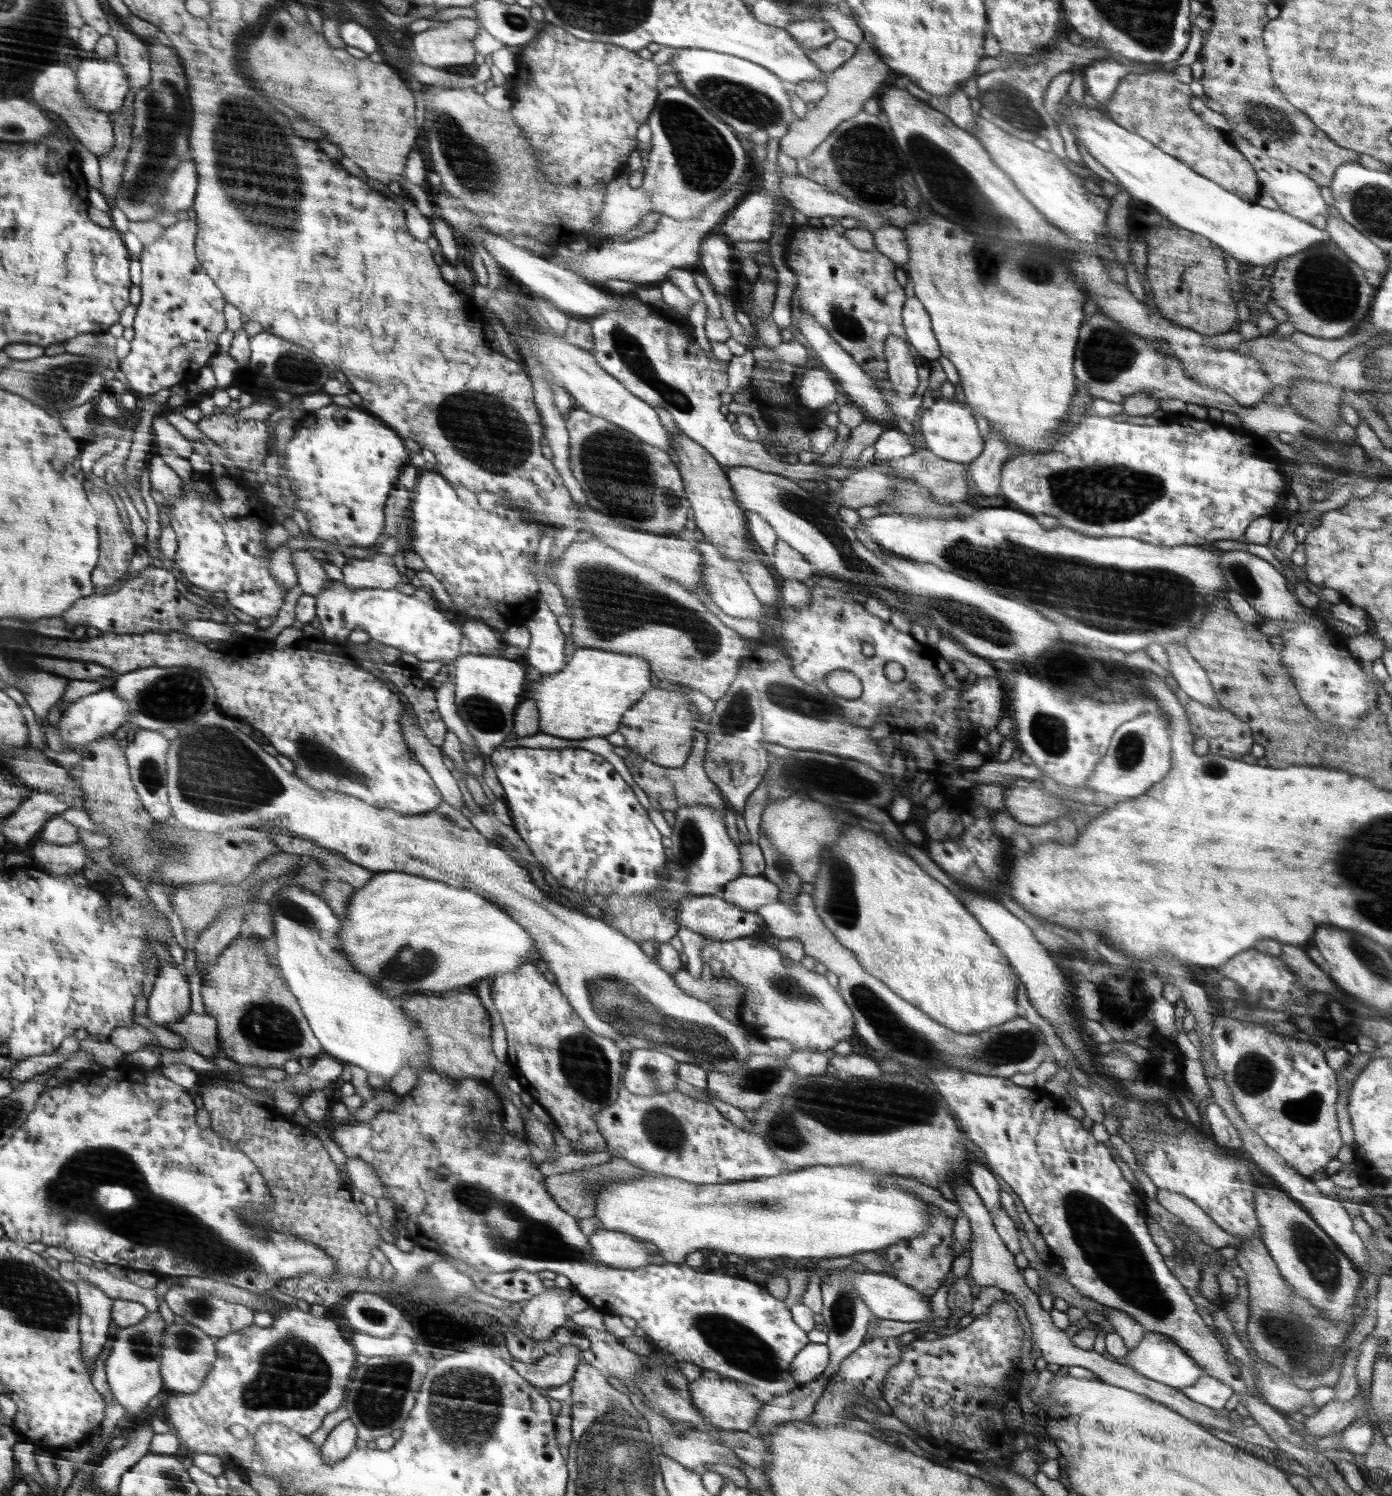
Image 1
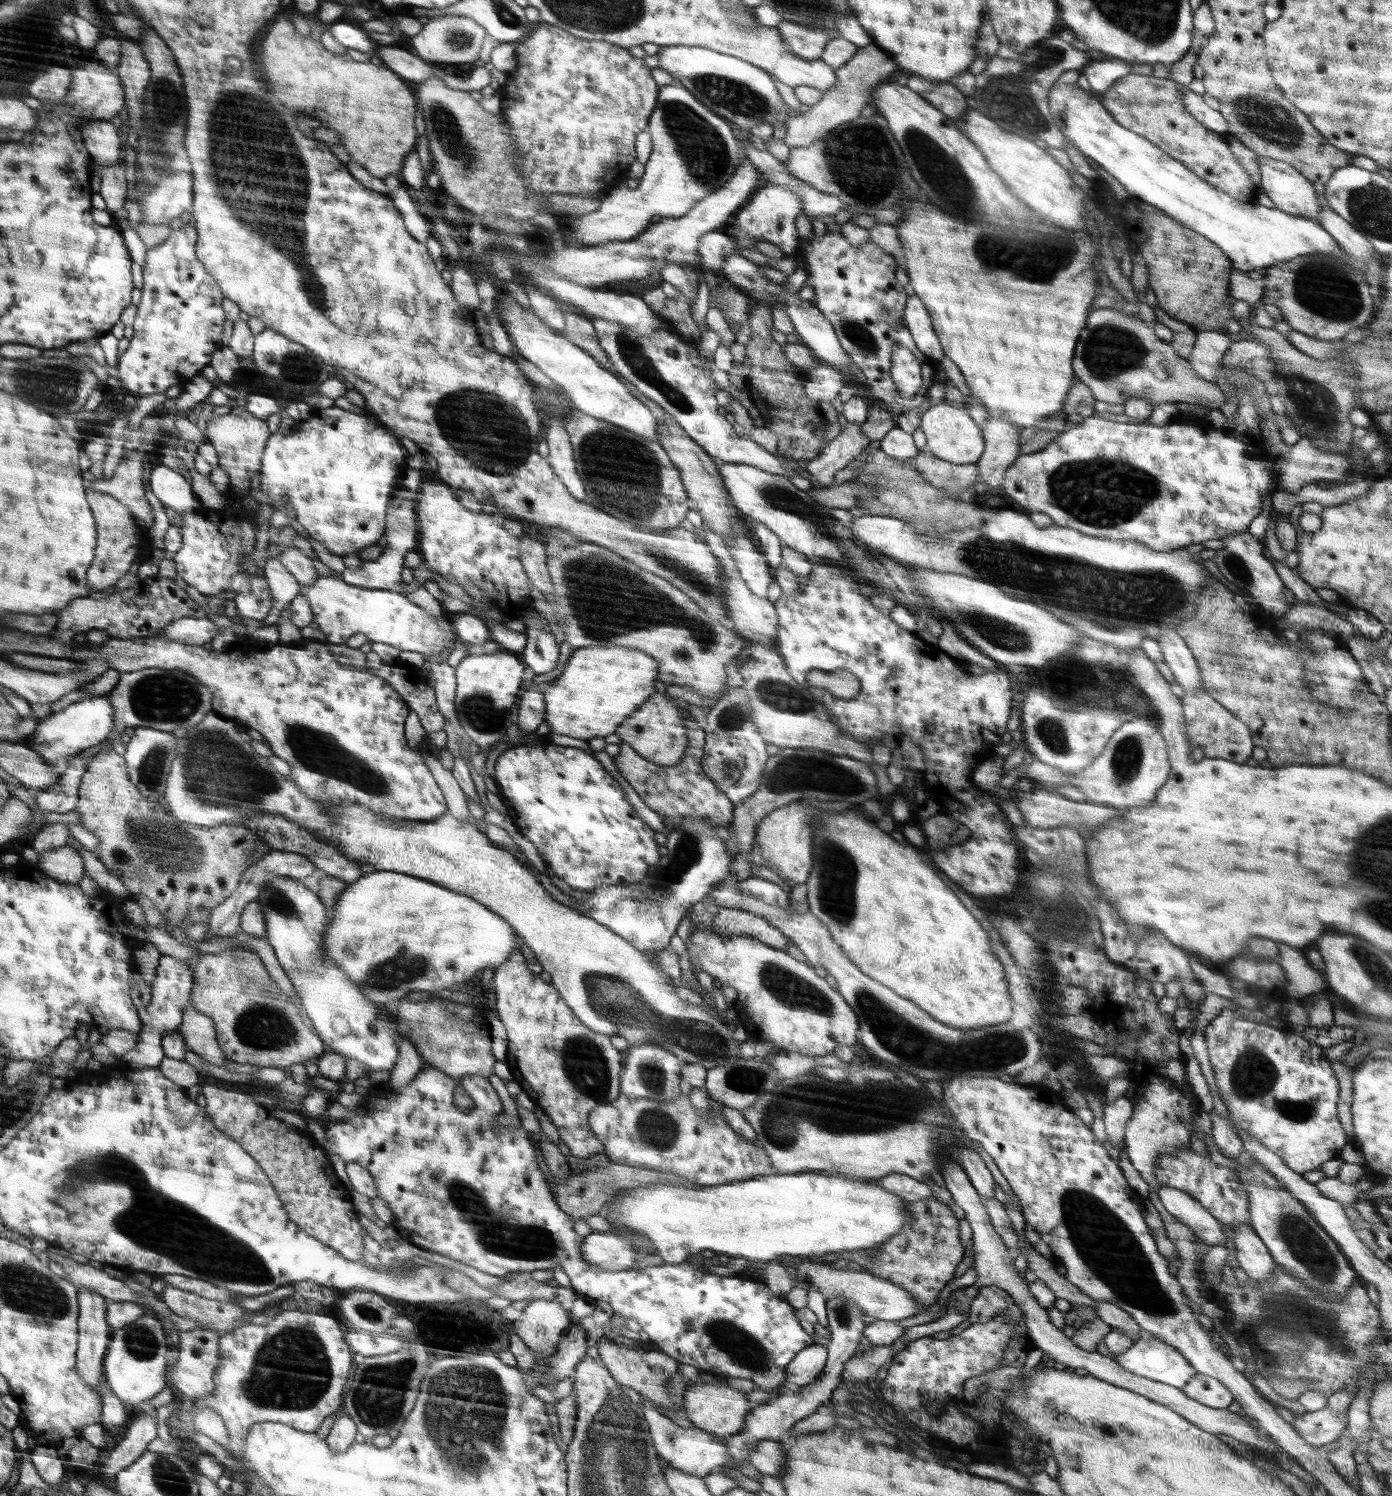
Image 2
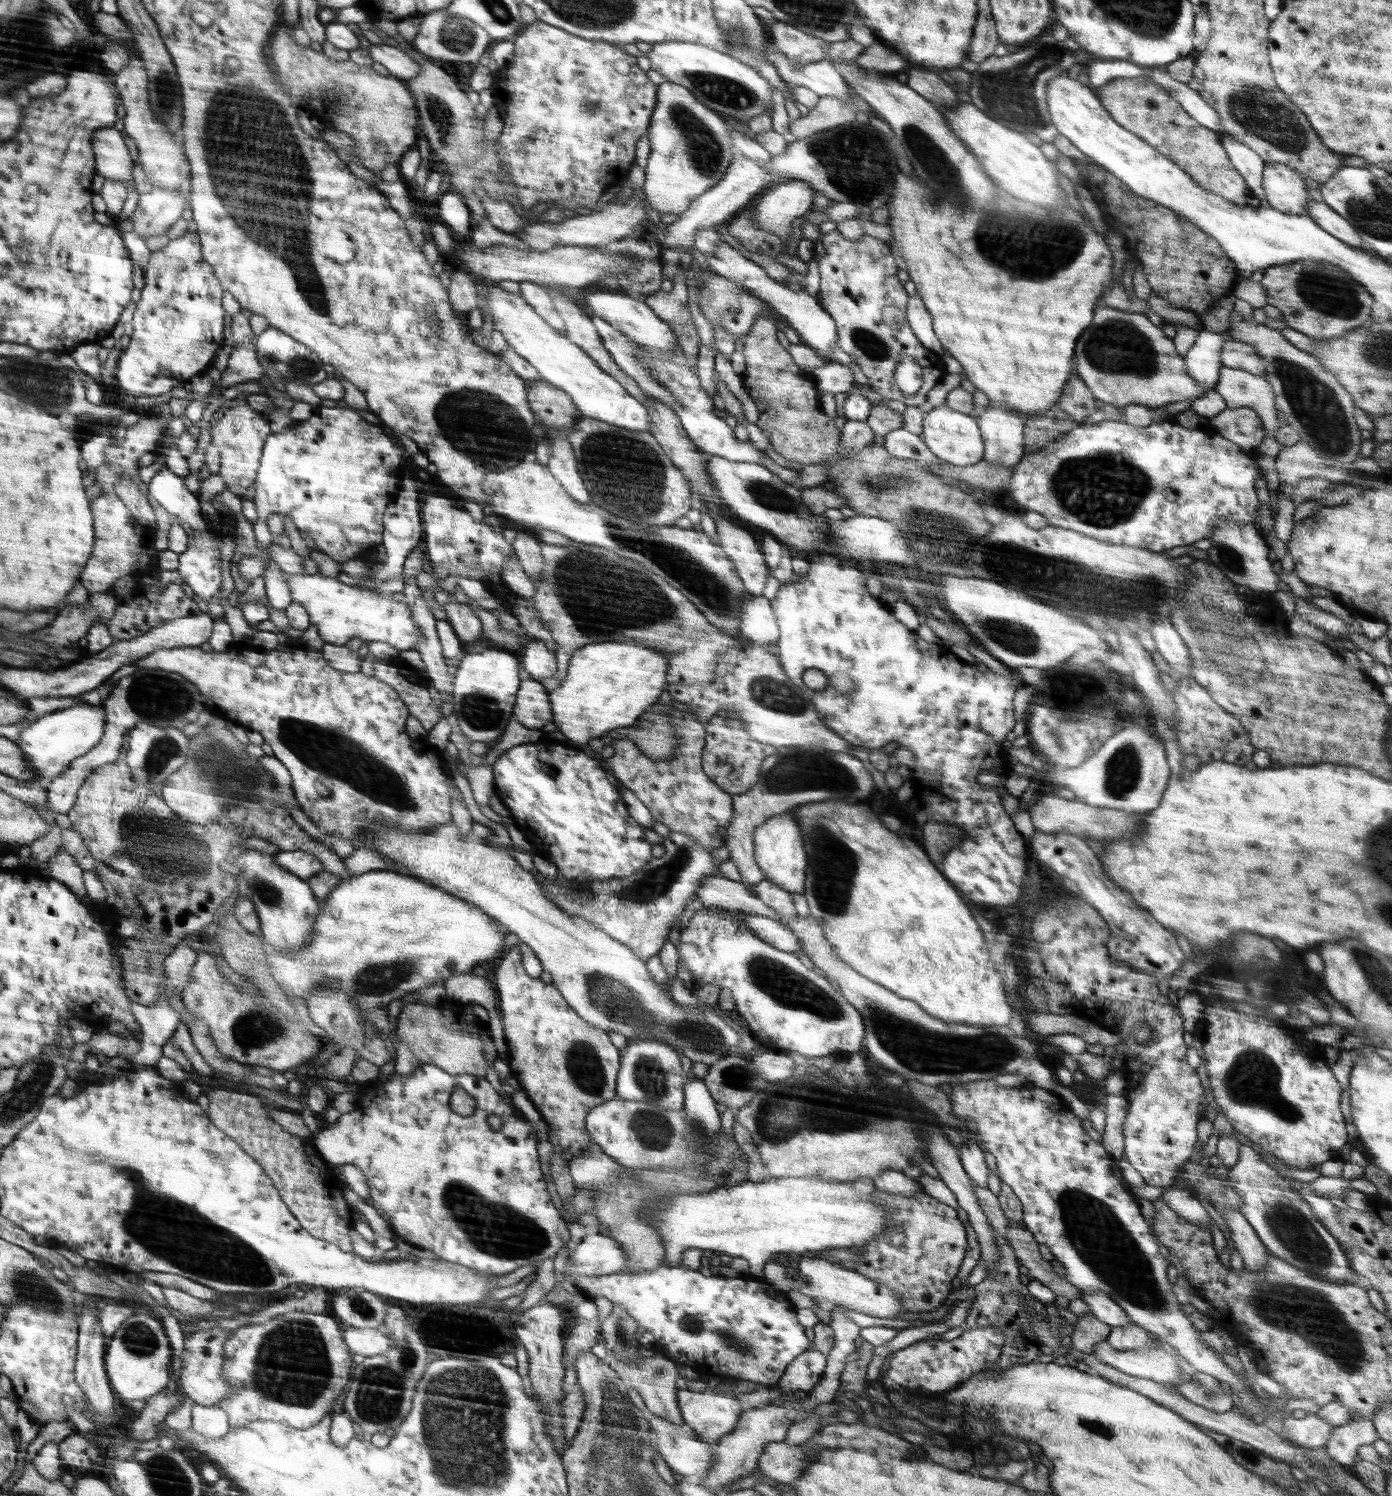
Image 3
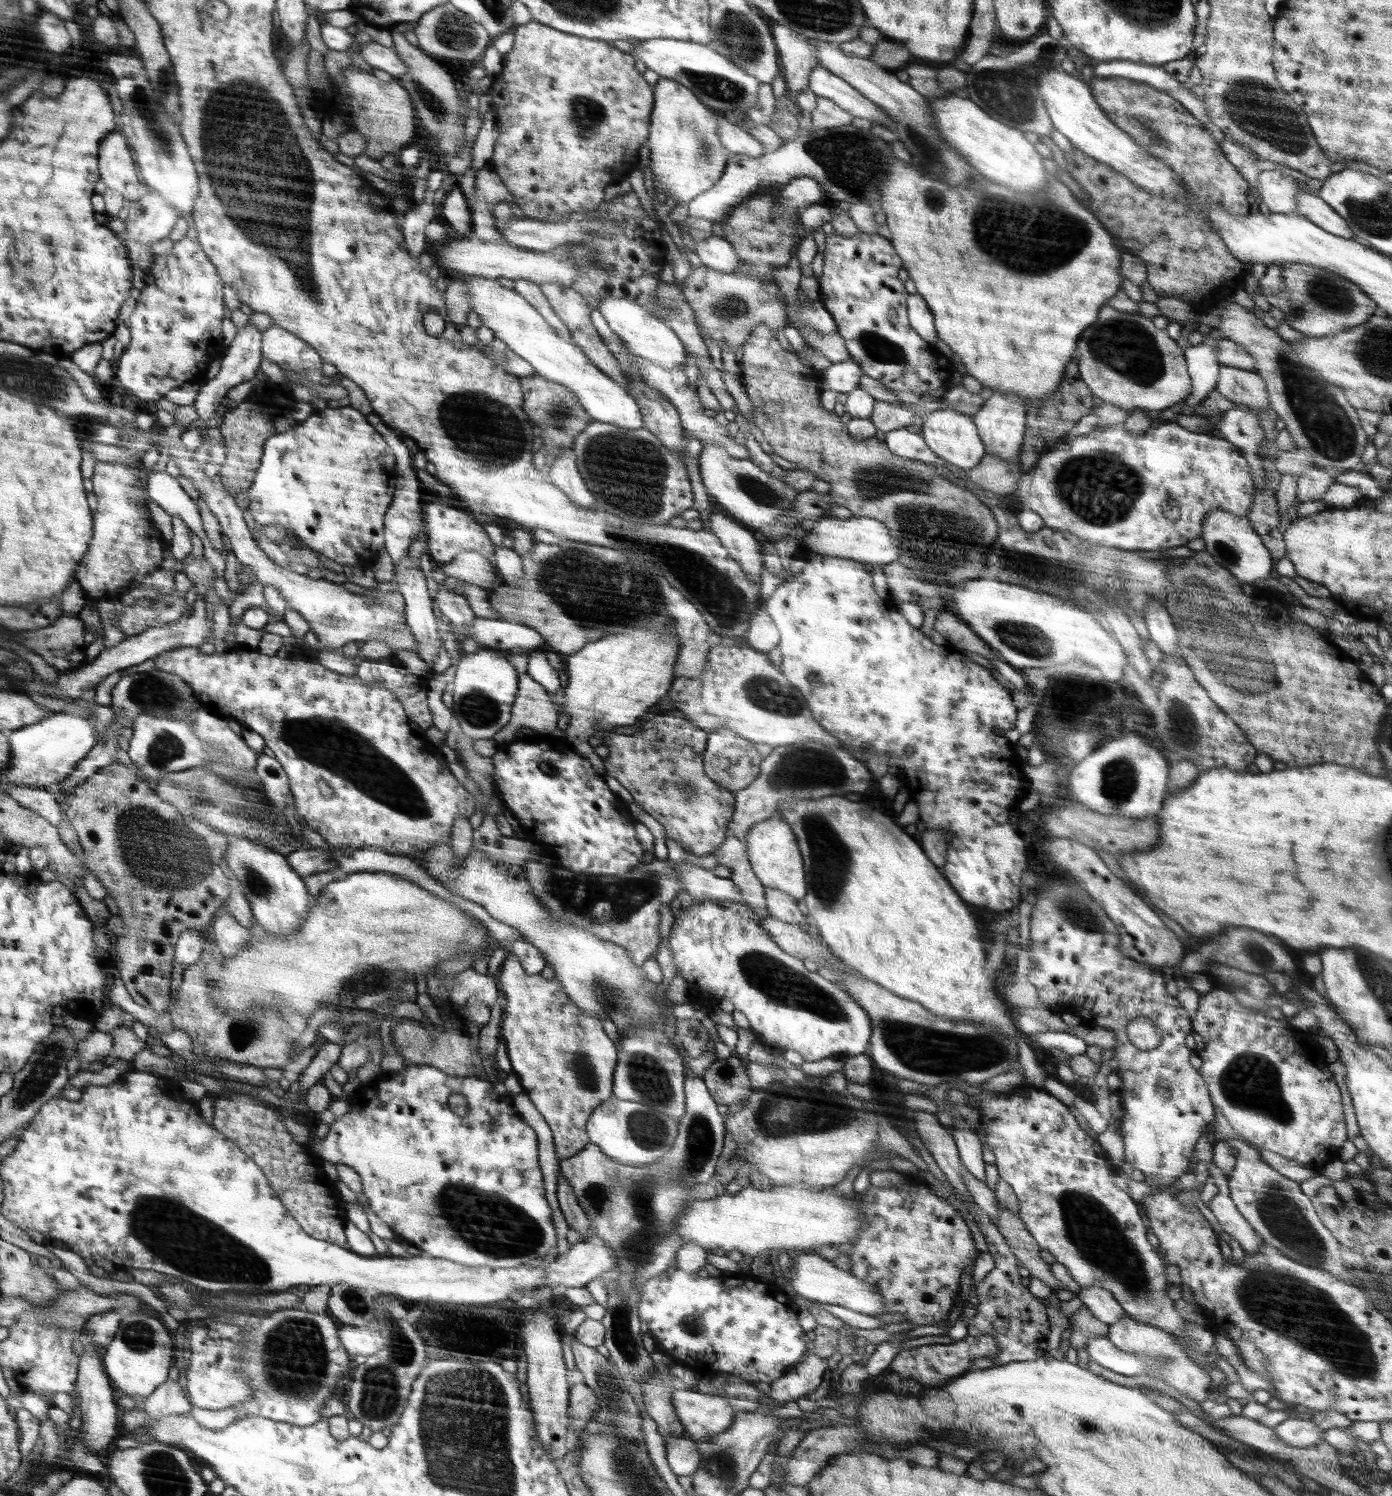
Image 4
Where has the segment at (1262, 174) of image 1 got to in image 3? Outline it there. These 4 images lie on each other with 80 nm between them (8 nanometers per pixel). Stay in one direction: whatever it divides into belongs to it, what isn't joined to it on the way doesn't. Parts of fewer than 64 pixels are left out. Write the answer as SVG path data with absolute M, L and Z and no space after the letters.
M1266 163L1262 188L1272 208L1286 214L1306 215L1309 200L1306 184L1298 171L1286 164Z

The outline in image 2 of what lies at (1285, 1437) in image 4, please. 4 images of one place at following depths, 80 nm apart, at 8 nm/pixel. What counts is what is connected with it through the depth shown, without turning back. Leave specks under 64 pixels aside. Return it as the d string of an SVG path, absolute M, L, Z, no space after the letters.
M1327 1406L1295 1418L1291 1425L1295 1431L1315 1448L1335 1442L1347 1426L1347 1412L1340 1414Z

